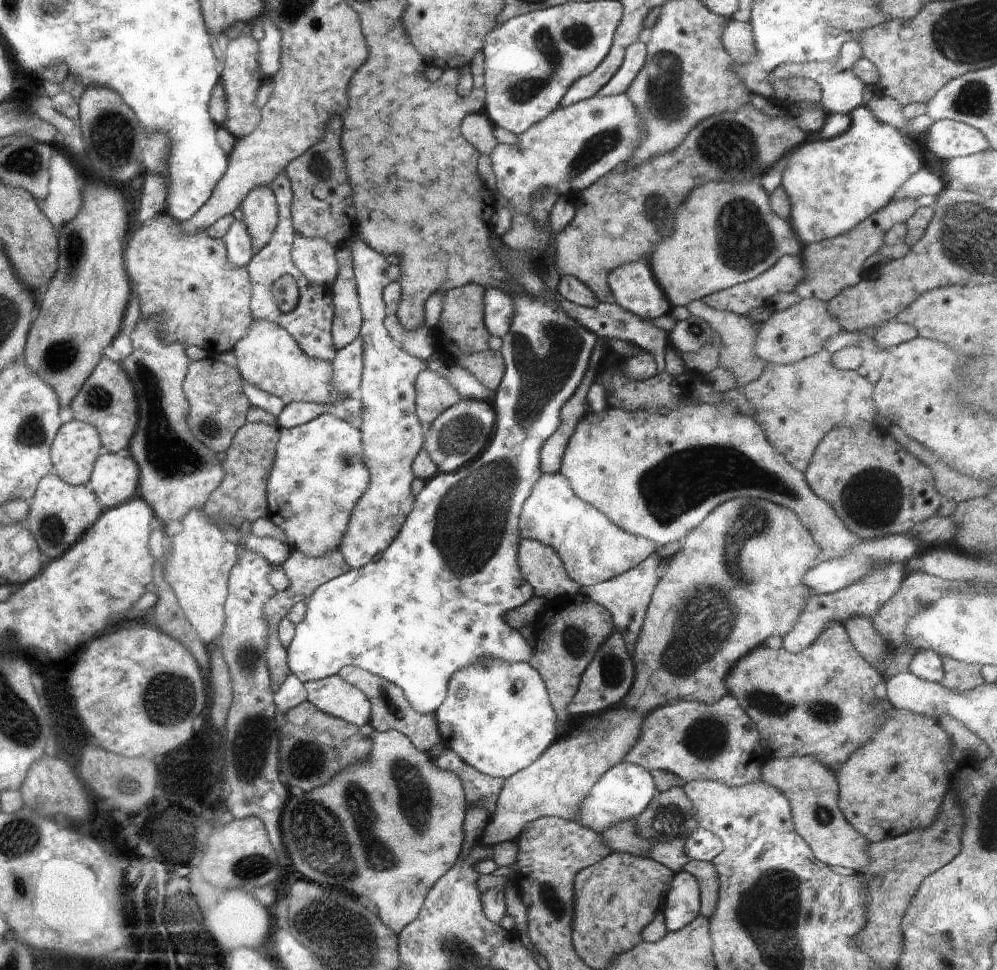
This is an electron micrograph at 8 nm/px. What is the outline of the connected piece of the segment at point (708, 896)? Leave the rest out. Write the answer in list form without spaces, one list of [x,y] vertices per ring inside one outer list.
[[[691,859],[685,867],[694,874],[699,886],[699,914],[710,918],[718,904],[718,874],[711,862],[702,862]]]

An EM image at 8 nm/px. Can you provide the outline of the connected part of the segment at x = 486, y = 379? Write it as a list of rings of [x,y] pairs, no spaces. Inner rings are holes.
[[[492,349],[460,356],[457,364],[468,370],[484,388],[488,388],[492,392],[496,392],[504,378],[504,372],[506,372],[501,351]]]

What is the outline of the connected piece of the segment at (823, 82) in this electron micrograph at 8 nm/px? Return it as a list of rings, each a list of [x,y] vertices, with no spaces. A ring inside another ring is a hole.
[[[847,42],[842,44],[840,48],[840,54],[836,58],[836,62],[828,64],[828,62],[804,62],[798,64],[798,62],[792,62],[792,64],[786,62],[786,64],[780,64],[772,71],[772,78],[776,80],[786,80],[786,78],[809,78],[820,84],[820,90],[822,90],[822,104],[824,110],[828,114],[847,114],[849,115],[855,108],[864,106],[864,87],[865,82],[860,80],[856,74],[854,74],[854,64],[864,58],[865,54],[863,48],[859,42]]]

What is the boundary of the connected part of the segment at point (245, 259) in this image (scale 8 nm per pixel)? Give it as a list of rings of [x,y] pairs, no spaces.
[[[235,219],[222,239],[226,246],[228,262],[234,268],[244,267],[250,262],[253,257],[252,238],[243,221]]]

